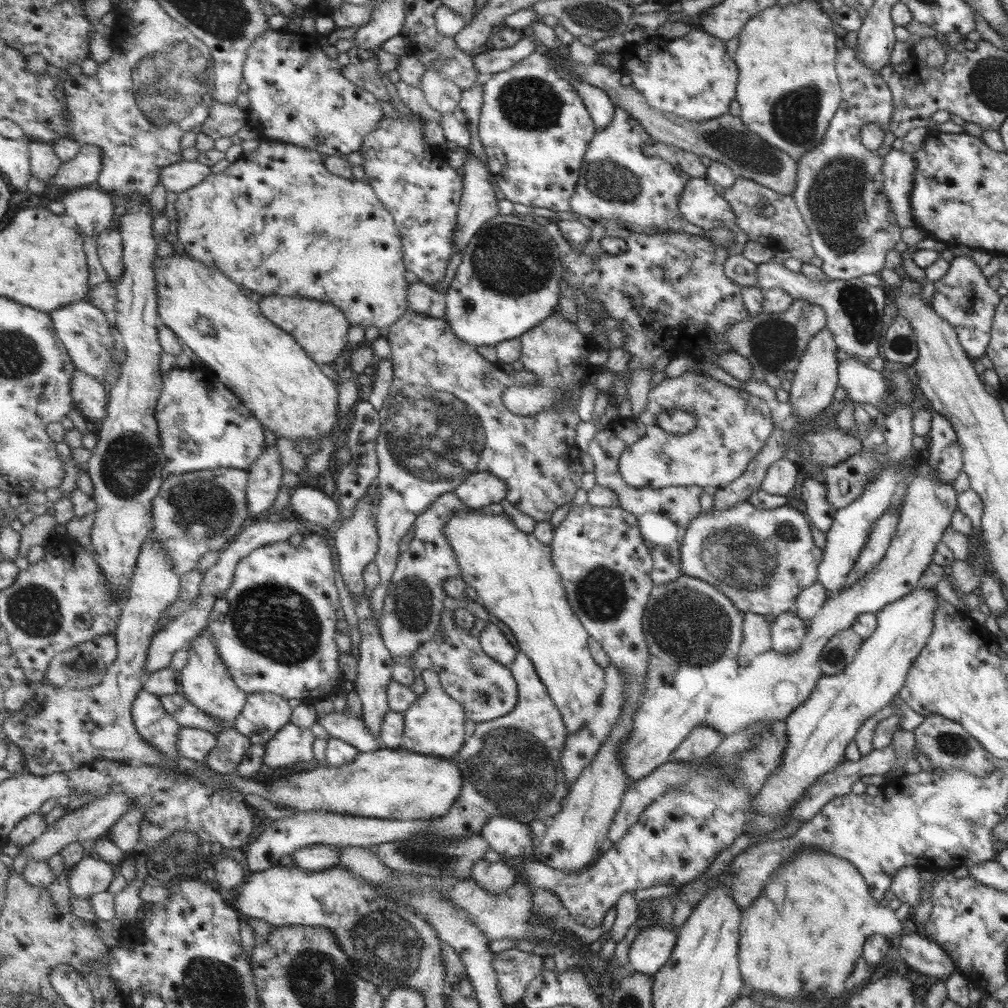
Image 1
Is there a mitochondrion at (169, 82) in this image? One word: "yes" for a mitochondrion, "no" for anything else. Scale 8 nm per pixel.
yes

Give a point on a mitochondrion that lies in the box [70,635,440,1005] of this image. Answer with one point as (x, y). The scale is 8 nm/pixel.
(388, 946)

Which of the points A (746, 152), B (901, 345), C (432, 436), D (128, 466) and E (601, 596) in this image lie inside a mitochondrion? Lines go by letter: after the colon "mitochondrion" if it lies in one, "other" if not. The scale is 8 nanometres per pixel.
A: mitochondrion
B: mitochondrion
C: mitochondrion
D: mitochondrion
E: mitochondrion

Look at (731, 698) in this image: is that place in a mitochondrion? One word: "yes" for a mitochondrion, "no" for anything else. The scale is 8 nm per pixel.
no

